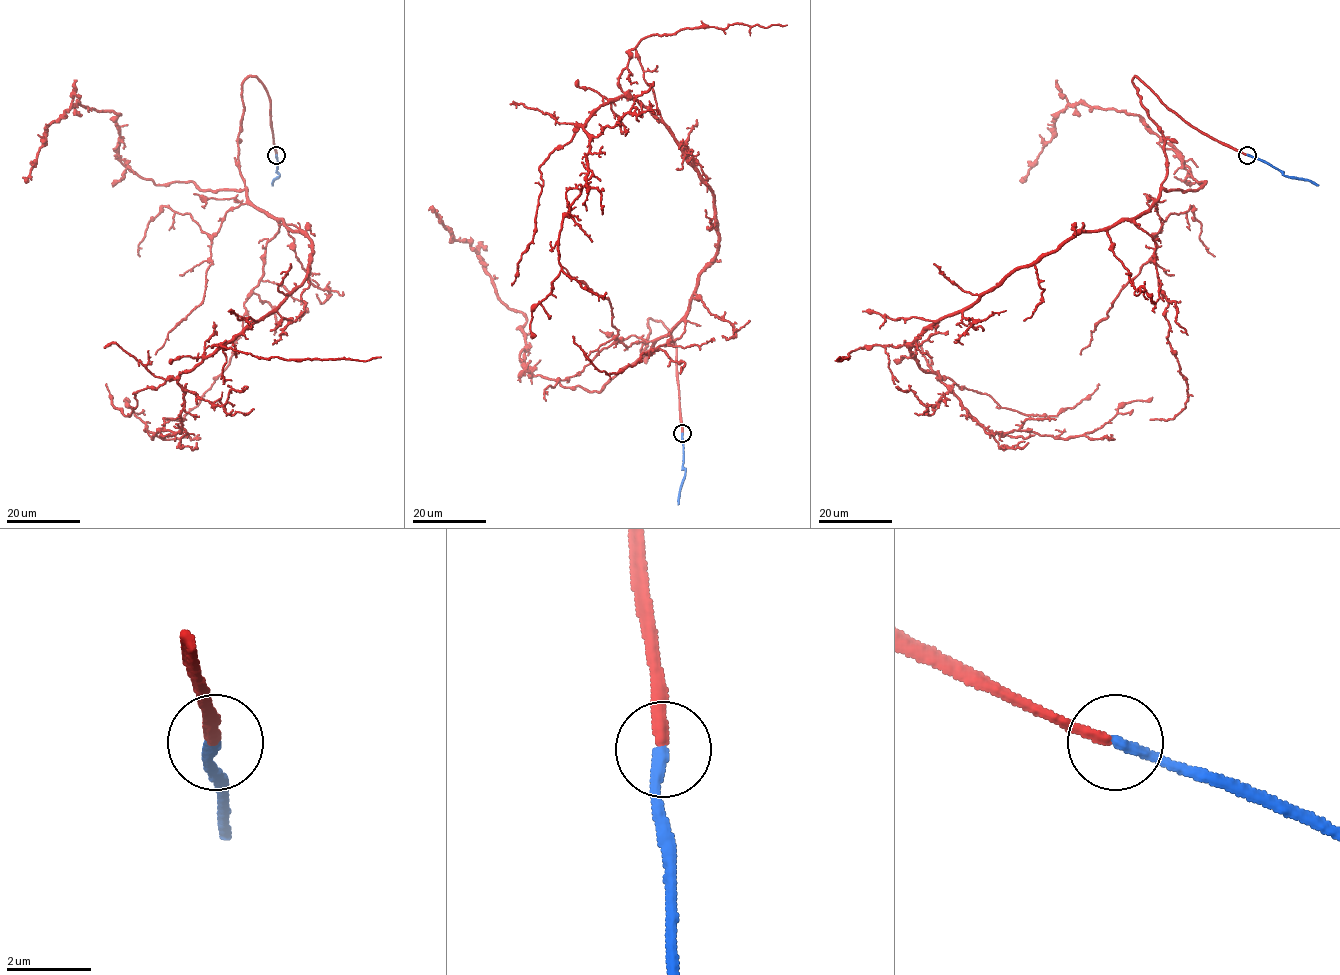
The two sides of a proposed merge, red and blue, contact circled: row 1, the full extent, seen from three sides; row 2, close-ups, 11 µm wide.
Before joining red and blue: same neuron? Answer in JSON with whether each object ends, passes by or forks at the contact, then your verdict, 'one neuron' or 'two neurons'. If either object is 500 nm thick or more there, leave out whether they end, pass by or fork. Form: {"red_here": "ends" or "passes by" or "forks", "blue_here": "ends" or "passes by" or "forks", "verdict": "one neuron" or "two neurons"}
{"red_here": "ends", "blue_here": "ends", "verdict": "one neuron"}

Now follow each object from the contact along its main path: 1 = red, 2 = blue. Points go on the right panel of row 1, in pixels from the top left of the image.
1: (1246, 155), (1135, 76), (1163, 136), (1159, 197), (1017, 267), (910, 348), (995, 433), (1074, 438), (1152, 397)
2: (1247, 155), (1268, 162), (1284, 175), (1312, 181), (1318, 185)

